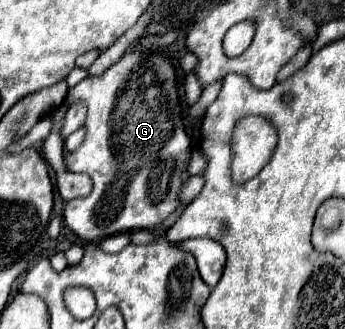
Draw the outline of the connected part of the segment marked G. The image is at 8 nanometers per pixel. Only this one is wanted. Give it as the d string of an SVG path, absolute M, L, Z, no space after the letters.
M150 50L150 52L146 52L146 54L130 52L130 54L122 56L122 60L116 62L116 64L114 64L112 68L108 68L106 72L102 72L102 74L98 74L98 76L88 76L88 78L84 78L78 86L70 88L70 90L68 90L68 96L66 96L66 100L64 100L64 104L66 104L66 106L72 106L72 104L76 104L76 102L82 102L82 104L86 106L86 110L88 110L88 112L86 112L86 124L84 124L84 128L86 128L86 138L84 138L84 142L82 142L74 152L68 152L64 160L66 160L66 168L68 168L68 170L86 172L86 174L92 178L92 182L94 182L94 190L92 190L92 194L86 196L86 198L76 198L76 200L66 202L66 206L64 206L64 220L66 220L68 228L70 228L74 234L78 234L82 240L86 240L86 242L98 242L98 240L102 240L102 238L108 238L108 234L130 232L130 230L144 230L144 228L152 230L152 228L160 226L160 224L178 208L176 194L178 194L178 190L180 190L180 186L182 186L182 180L188 178L186 166L188 166L188 160L190 160L190 136L188 136L186 126L184 126L184 116L186 116L186 114L184 114L184 110L186 110L184 92L180 90L180 86L178 86L178 82L176 82L174 66L172 66L172 64L168 62L168 58L166 58L164 54L160 54L158 50L156 50L156 52Z

